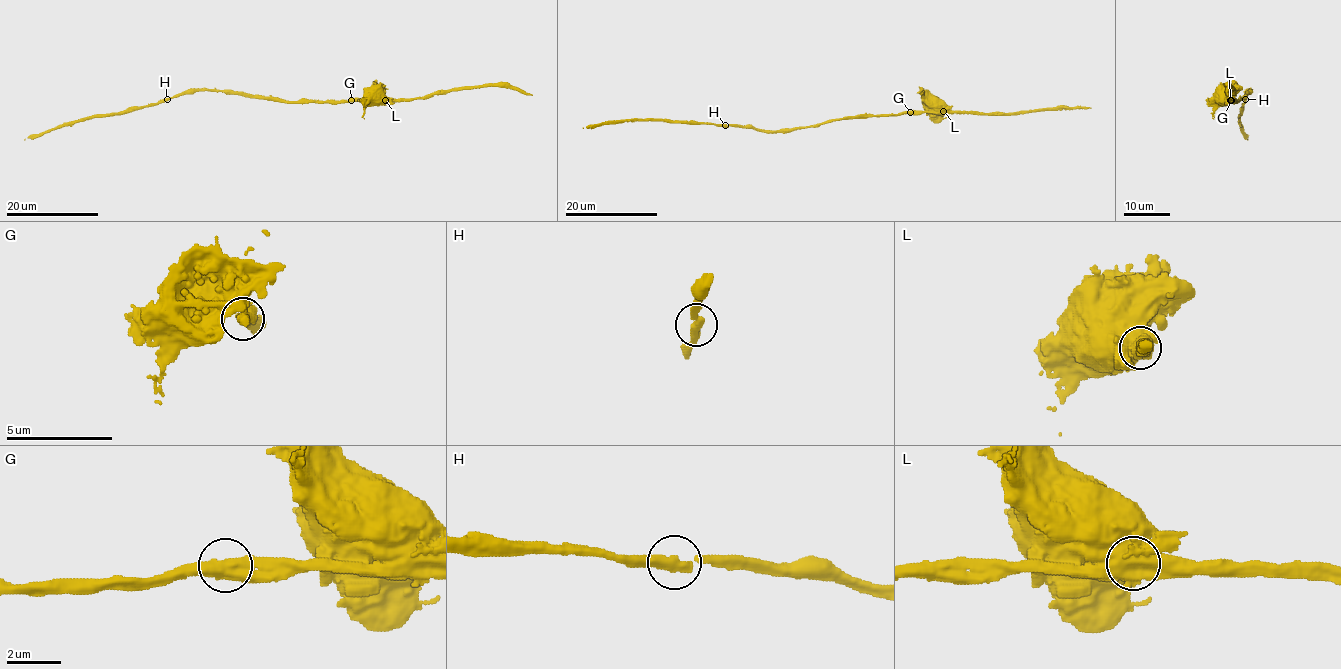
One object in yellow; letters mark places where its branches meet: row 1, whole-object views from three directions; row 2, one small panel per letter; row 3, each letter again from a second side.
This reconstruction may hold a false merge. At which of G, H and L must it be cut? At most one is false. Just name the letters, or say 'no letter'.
L

